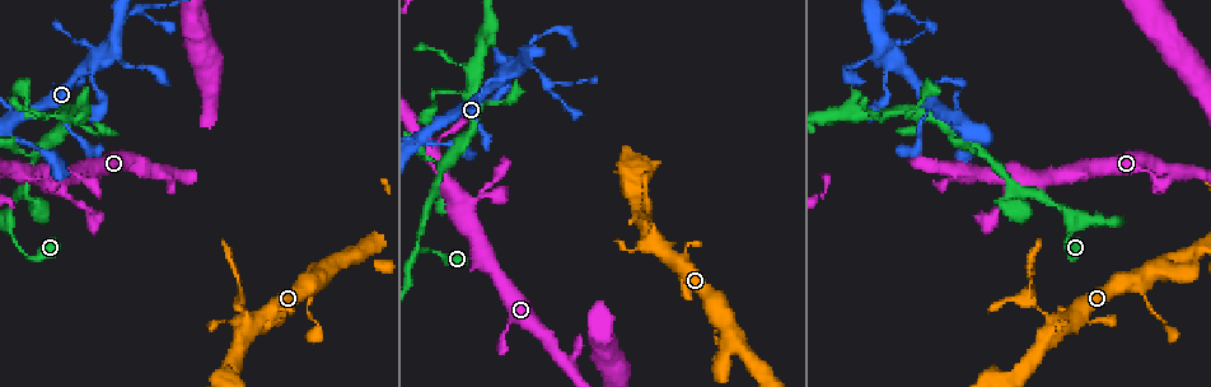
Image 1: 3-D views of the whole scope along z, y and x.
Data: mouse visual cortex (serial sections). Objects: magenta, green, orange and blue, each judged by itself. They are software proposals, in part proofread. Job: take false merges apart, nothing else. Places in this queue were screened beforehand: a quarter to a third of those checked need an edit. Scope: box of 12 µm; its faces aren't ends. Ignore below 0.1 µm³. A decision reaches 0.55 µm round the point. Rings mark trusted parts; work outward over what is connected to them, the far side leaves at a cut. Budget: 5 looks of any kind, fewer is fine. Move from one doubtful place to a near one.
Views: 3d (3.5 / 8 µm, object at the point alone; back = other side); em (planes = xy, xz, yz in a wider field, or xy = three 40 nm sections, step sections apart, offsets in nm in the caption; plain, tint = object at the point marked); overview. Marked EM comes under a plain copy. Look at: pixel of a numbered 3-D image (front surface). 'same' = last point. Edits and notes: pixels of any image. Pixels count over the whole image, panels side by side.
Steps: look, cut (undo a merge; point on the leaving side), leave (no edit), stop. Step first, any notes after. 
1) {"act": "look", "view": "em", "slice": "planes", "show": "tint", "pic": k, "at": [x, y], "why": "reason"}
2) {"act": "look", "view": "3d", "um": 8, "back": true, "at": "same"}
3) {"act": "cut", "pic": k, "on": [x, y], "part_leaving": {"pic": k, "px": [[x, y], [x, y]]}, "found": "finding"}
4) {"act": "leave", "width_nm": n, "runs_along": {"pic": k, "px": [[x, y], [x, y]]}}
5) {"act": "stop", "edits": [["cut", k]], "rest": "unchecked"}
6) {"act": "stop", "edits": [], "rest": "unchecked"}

{"act": "look", "view": "3d", "um": 3.5, "back": true, "pic": 1, "at": [62, 189], "why": "thin neck"}

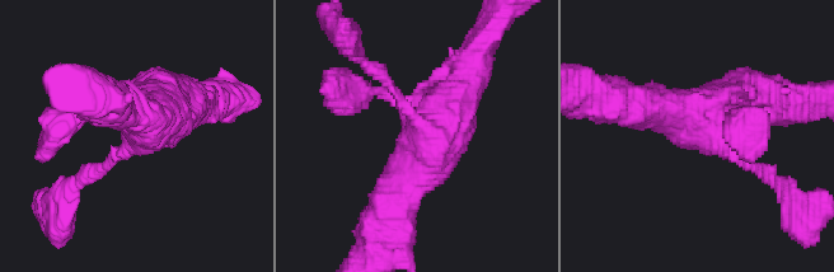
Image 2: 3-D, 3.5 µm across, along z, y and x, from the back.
{"act": "look", "view": "em", "slice": "xy", "step": 3, "show": "tint", "pic": 2, "at": [417, 122]}

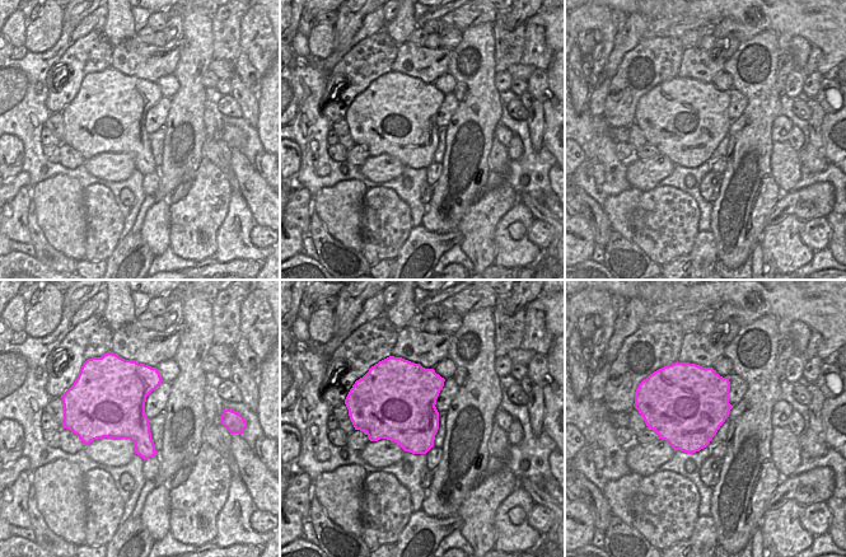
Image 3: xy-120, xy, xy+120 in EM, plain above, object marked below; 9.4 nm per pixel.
{"act": "leave", "runs_along": {"pic": 2, "px": [[401, 188], [431, 156], [478, 48]]}, "found": "continuous, no second cell"}

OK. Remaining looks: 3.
{"act": "look", "view": "3d", "um": 3.5, "pic": 1, "at": [93, 58], "why": "abrupt turn"}

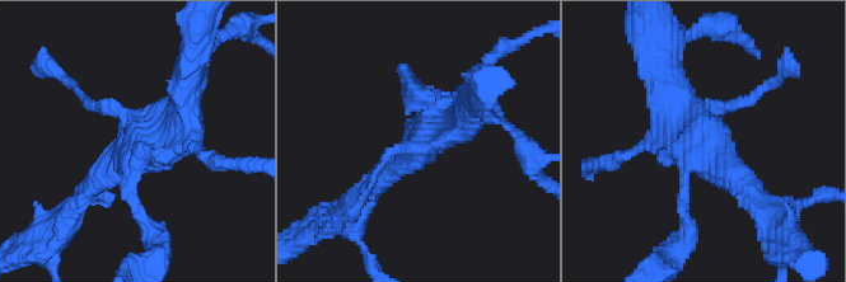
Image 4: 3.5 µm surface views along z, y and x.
{"act": "look", "view": "em", "slice": "xy", "step": 1, "show": "tint", "pic": 4, "at": [708, 149]}

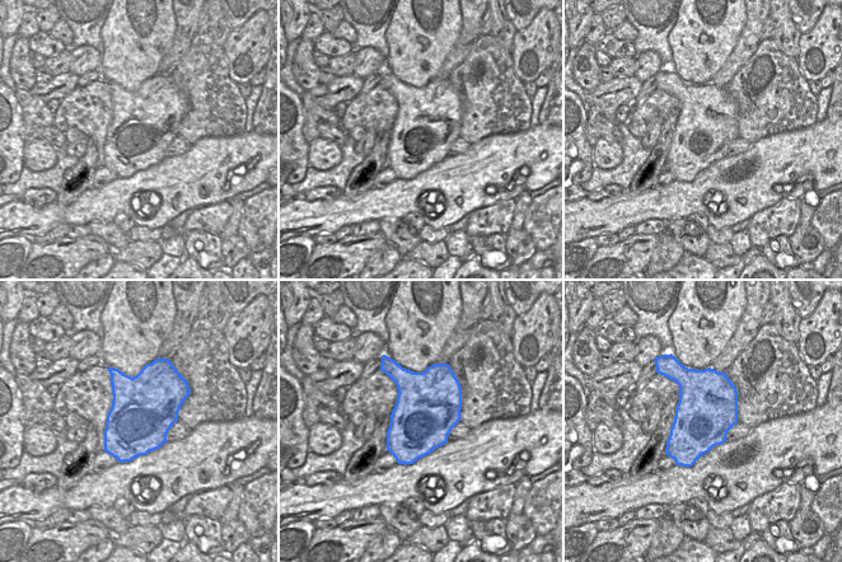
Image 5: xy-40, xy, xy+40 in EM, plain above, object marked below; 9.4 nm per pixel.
{"act": "leave", "width_nm": 600, "runs_along": {"pic": 4, "px": [[80, 200], [186, 102]]}, "found": "one cell here"}

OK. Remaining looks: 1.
{"act": "stop", "edits": [], "rest": "unchecked"}

